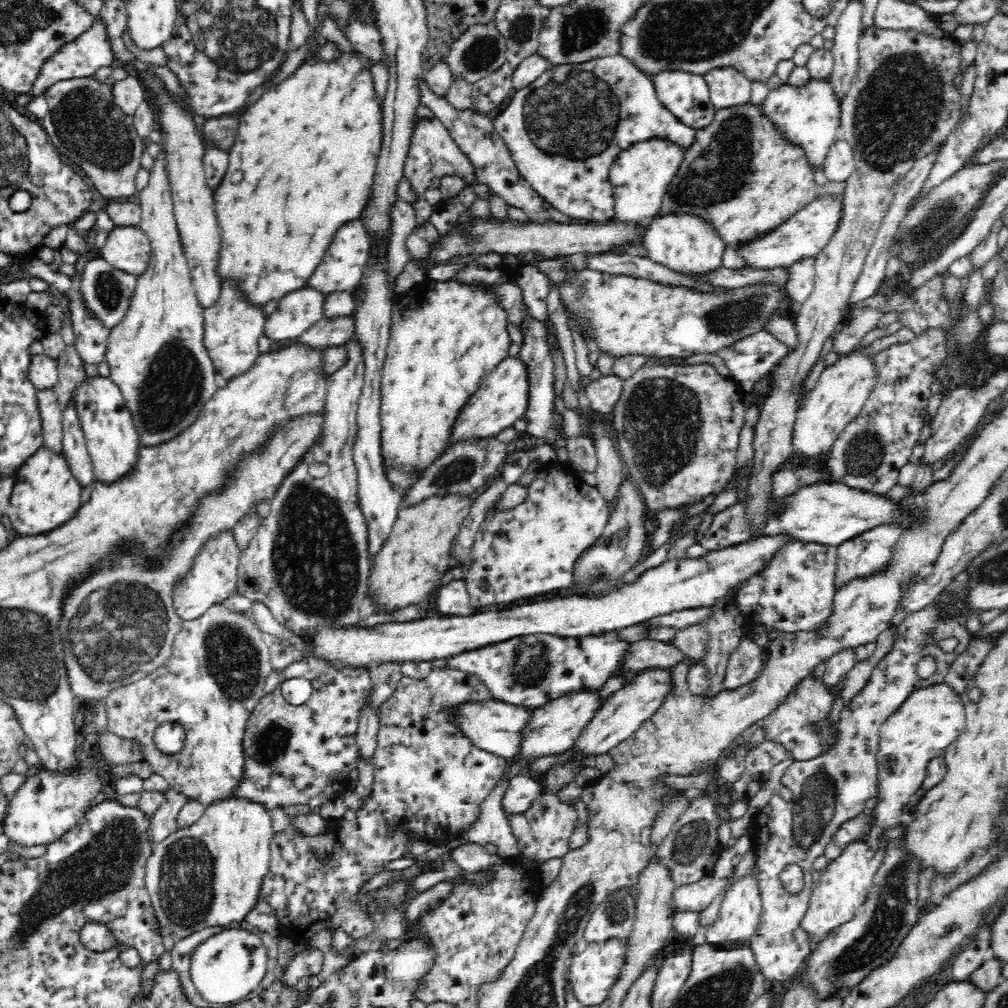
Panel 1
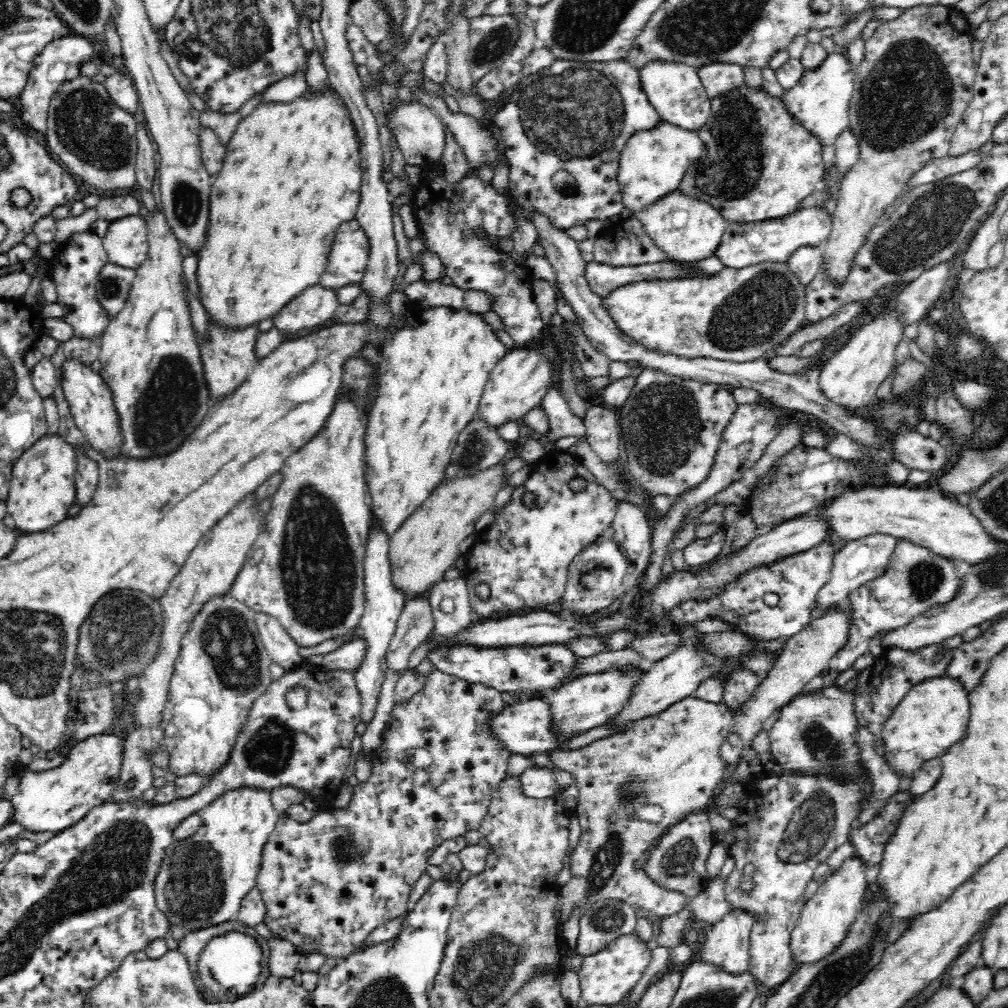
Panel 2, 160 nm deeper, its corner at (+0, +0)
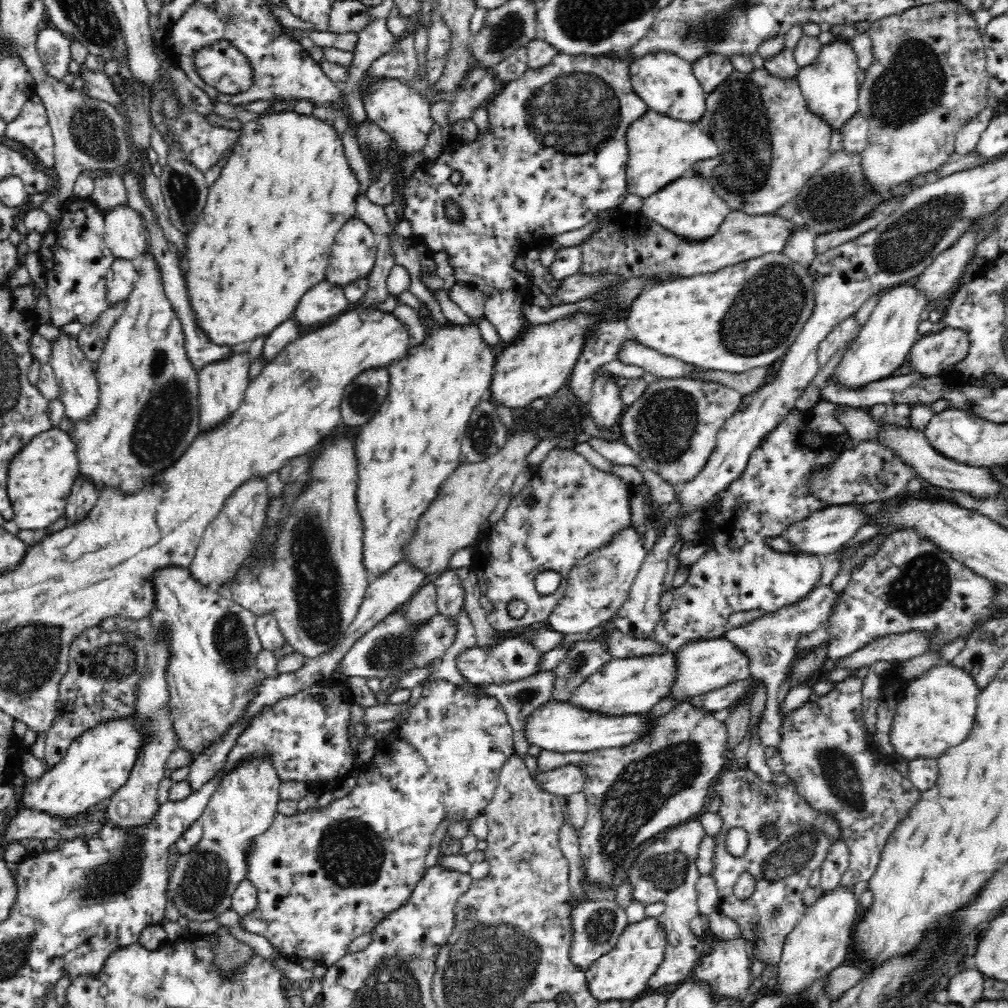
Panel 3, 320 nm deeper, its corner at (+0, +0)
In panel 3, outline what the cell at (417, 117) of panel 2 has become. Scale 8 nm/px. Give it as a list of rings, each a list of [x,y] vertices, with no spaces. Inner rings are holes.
[[[385,78],[370,86],[370,92],[364,98],[363,106],[367,118],[384,131],[401,152],[408,156],[418,154],[426,148],[428,136],[434,130],[434,118],[430,114],[431,103],[419,92],[412,90],[407,84],[402,84],[399,79]]]

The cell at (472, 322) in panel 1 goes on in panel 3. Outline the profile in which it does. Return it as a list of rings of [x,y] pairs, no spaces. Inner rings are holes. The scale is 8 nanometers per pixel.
[[[434,320],[430,326],[426,326],[426,334],[424,340],[420,344],[413,344],[412,348],[408,348],[408,354],[404,358],[391,360],[387,364],[389,372],[389,387],[387,395],[384,397],[384,402],[380,408],[376,409],[376,414],[368,419],[365,425],[358,428],[358,435],[356,439],[356,455],[358,455],[358,483],[356,501],[358,501],[358,509],[362,515],[362,523],[364,523],[364,536],[363,536],[363,555],[364,563],[368,569],[371,577],[379,577],[389,568],[392,568],[398,562],[404,561],[403,546],[409,541],[412,533],[415,531],[415,526],[420,515],[428,508],[428,505],[436,498],[440,491],[440,486],[443,482],[460,466],[459,454],[461,451],[461,440],[463,432],[468,426],[472,412],[475,411],[476,406],[487,399],[491,380],[494,376],[496,366],[496,352],[490,344],[484,340],[480,327],[477,324],[469,324],[460,326],[460,324],[450,324],[444,322],[440,324],[438,320]]]

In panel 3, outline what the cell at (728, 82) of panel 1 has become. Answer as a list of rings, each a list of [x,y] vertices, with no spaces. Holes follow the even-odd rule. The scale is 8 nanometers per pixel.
[[[708,54],[696,60],[696,63],[692,63],[692,70],[704,91],[710,94],[732,76],[735,68],[728,57]]]

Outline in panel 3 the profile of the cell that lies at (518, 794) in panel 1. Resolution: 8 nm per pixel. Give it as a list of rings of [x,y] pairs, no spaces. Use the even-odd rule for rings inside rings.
[[[529,753],[524,761],[532,780],[542,792],[550,792],[562,798],[581,791],[585,774],[574,765],[542,770],[539,768],[537,758]]]

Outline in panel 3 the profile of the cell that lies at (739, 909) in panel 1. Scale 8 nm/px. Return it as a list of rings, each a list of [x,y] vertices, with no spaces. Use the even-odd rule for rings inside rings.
[[[743,936],[720,939],[712,946],[712,952],[699,960],[692,976],[708,981],[718,995],[738,997],[743,1001],[754,980],[754,976],[750,976],[750,959]]]

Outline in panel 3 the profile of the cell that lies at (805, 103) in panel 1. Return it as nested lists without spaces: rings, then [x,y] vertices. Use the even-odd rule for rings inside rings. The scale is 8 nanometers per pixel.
[[[832,42],[824,45],[814,64],[801,67],[795,78],[801,96],[805,100],[805,108],[815,118],[825,122],[832,132],[840,132],[841,128],[856,115],[857,98],[860,88],[858,82],[856,53],[850,44]]]

